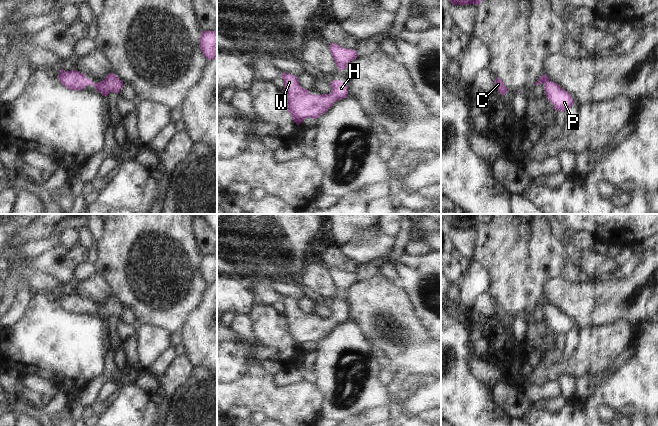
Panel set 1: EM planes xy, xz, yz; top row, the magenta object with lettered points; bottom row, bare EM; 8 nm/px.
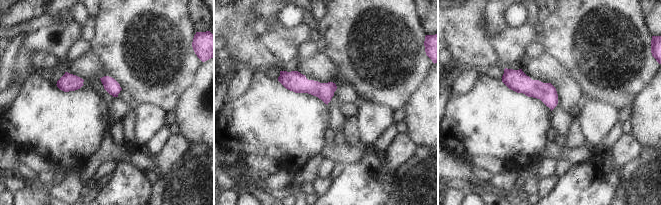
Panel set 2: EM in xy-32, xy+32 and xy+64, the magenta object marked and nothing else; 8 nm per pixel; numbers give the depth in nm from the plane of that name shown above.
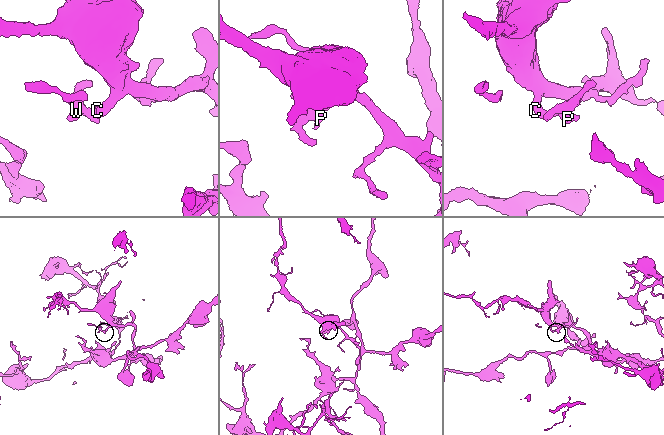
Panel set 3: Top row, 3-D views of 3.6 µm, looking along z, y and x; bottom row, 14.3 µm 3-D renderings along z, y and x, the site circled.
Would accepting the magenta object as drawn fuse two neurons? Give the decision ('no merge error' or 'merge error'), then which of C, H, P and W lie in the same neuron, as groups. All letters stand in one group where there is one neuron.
no merge error | C H P W

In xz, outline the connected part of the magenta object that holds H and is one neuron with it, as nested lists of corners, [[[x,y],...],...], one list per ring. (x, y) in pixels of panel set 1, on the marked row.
[[[282,72],[282,79],[284,81],[283,90],[287,96],[286,109],[298,126],[306,118],[317,119],[335,101],[348,96],[347,85],[340,80],[330,83],[331,92],[329,94],[311,95],[307,89],[300,86],[294,75]]]

